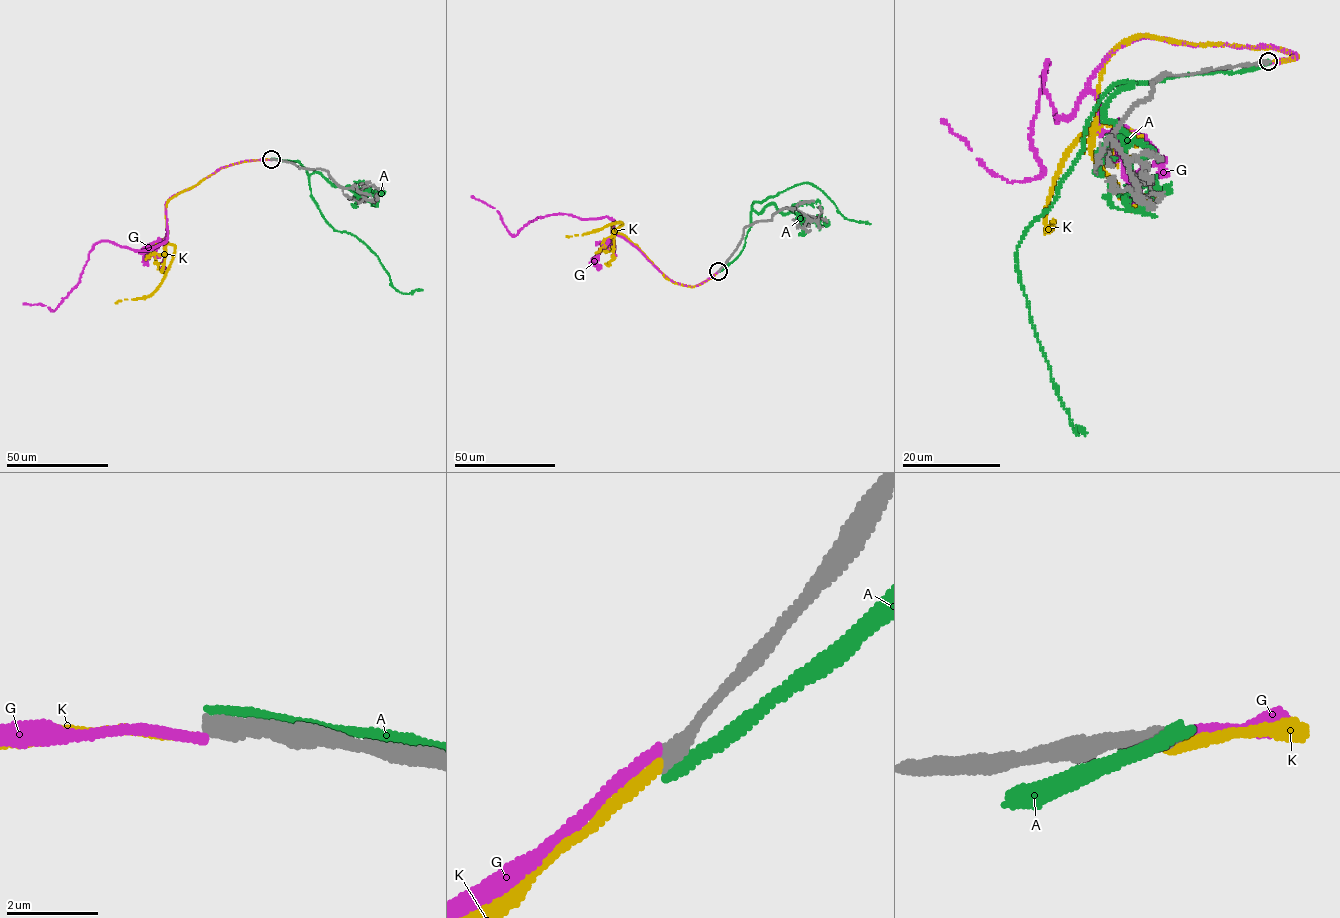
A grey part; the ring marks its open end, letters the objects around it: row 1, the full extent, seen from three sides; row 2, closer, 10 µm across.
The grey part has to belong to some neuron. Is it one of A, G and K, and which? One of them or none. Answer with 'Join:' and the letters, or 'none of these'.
Join: none of these

